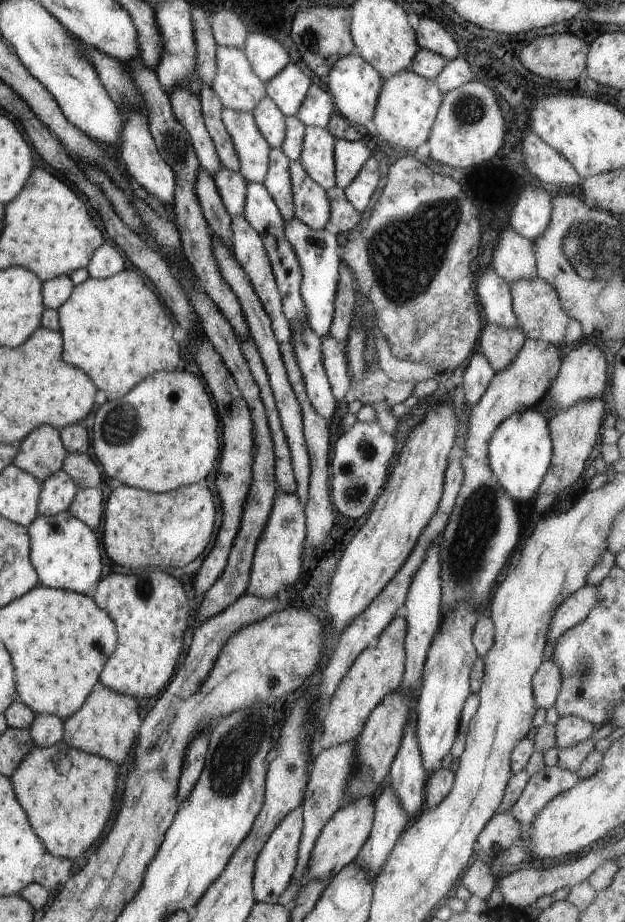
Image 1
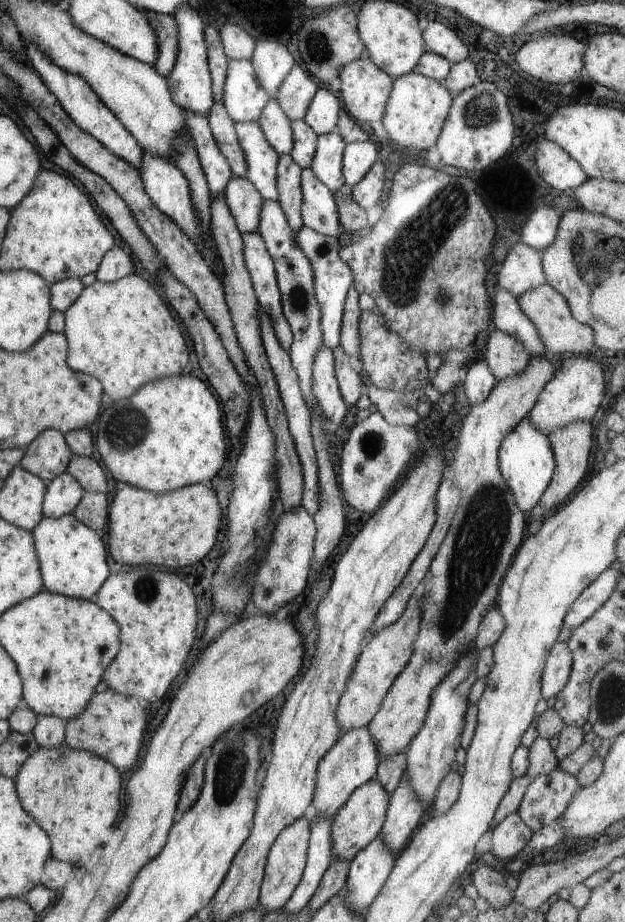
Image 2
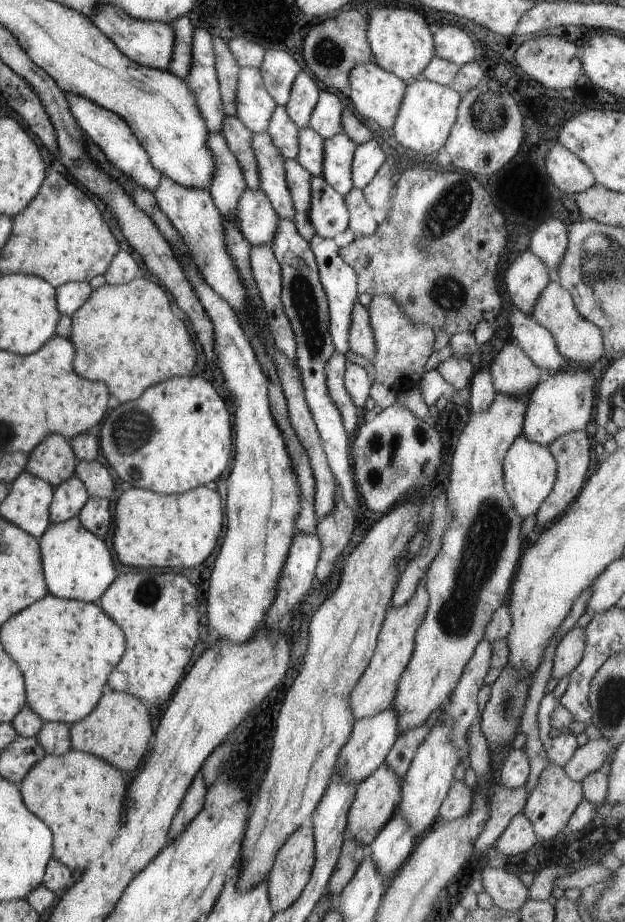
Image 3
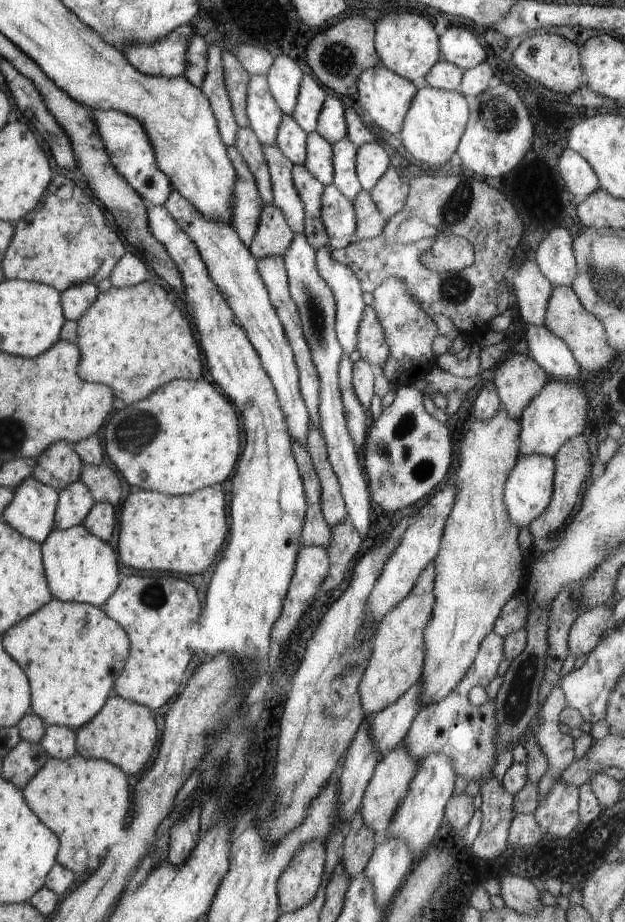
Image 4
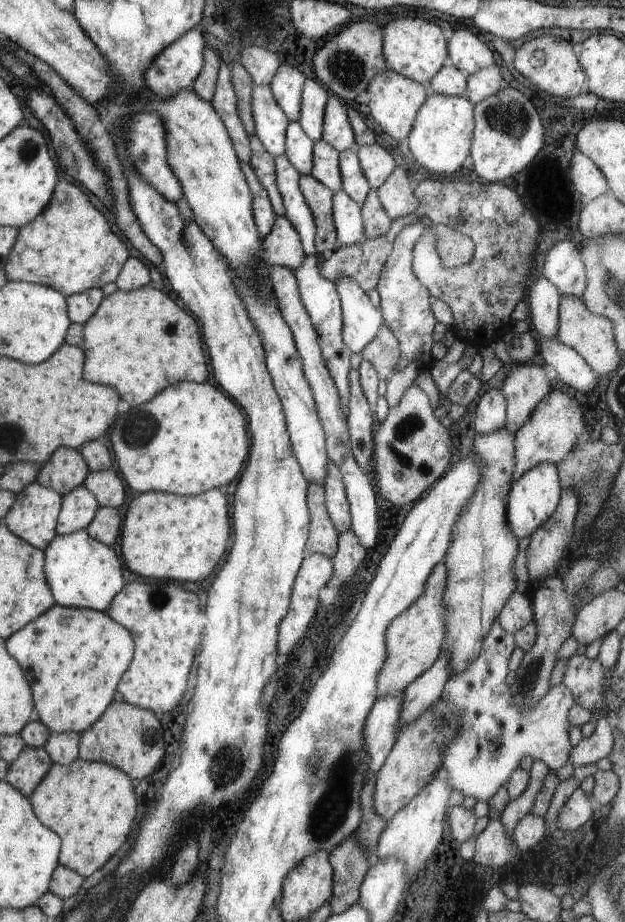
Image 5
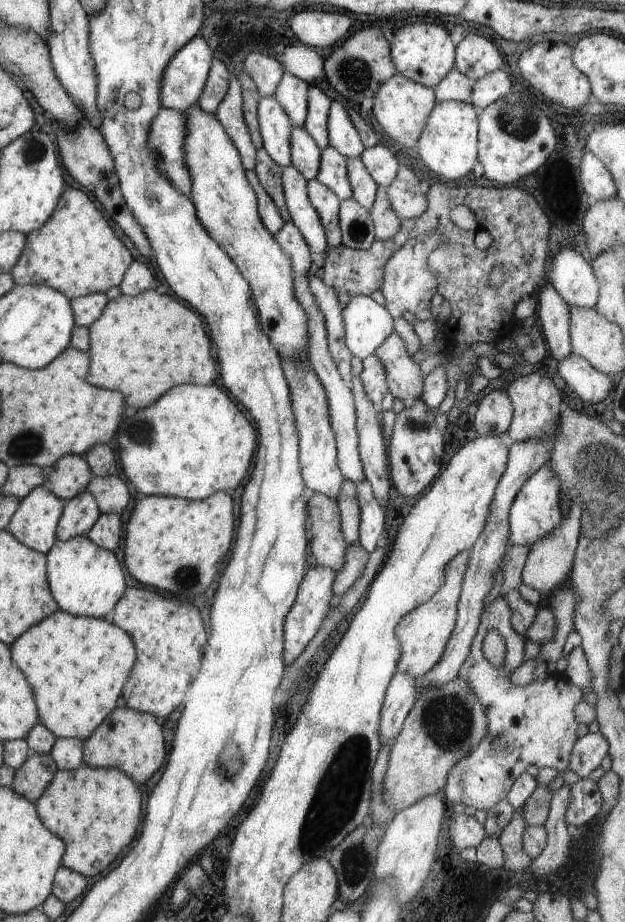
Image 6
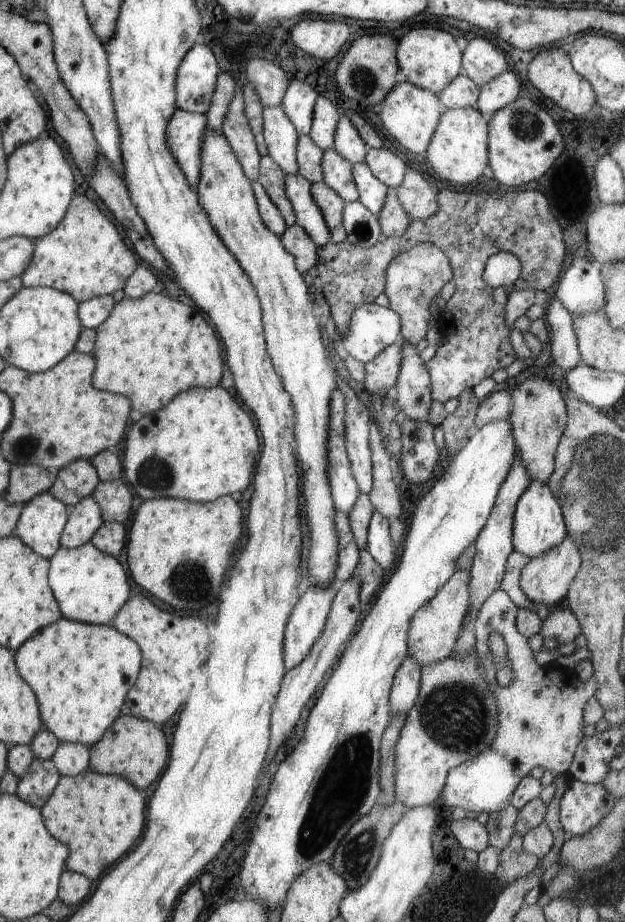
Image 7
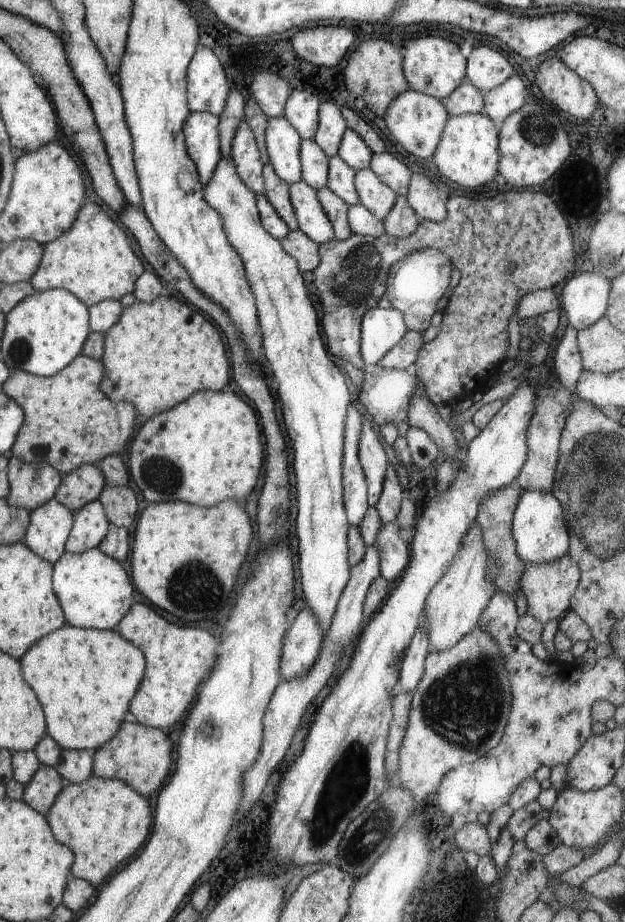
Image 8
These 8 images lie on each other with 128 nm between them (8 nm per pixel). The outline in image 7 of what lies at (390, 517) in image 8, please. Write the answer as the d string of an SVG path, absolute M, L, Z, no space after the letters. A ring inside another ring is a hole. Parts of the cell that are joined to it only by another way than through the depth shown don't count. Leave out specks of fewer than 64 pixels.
M372 418L370 420L370 448L372 448L374 484L368 496L374 510L380 512L384 518L388 519L390 516L399 518L403 510L395 475L395 457L388 454L382 440L383 436L381 436L376 418Z

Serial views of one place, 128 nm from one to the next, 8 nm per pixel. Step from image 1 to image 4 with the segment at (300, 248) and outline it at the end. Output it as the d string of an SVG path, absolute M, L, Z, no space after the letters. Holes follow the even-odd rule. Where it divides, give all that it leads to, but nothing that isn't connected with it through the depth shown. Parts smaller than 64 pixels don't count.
M330 245L322 246L316 250L315 264L322 279L330 286L332 293L334 294L334 299L336 302L336 335L338 342L342 344L342 348L346 350L349 356L356 349L356 344L358 344L358 328L362 324L362 318L364 318L364 312L366 312L366 303L363 300L363 291L361 288L360 280L354 275L354 272L336 262L332 258L332 250Z

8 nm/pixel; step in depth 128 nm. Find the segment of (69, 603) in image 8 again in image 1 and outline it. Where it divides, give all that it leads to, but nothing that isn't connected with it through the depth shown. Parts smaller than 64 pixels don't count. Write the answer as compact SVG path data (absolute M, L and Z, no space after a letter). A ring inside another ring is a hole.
M66 510L49 517L39 514L27 526L27 531L30 537L29 559L40 585L91 594L104 568L100 542L93 529Z

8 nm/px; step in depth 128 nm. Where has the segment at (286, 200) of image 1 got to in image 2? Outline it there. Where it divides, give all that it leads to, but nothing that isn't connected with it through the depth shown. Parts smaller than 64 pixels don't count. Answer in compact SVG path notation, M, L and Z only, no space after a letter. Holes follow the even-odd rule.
M289 154L280 155L277 166L277 201L294 232L303 227L301 172L301 166L298 166Z

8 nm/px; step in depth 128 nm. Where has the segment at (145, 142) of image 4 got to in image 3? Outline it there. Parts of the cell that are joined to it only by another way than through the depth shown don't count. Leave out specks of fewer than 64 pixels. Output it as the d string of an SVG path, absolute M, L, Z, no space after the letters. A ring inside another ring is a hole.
M65 92L65 97L69 104L71 115L85 136L100 147L106 158L118 170L124 172L125 177L128 177L129 181L135 182L135 185L143 186L154 192L154 189L158 188L160 184L162 174L154 168L154 165L150 162L148 153L138 142L138 139L134 136L126 121L104 107L94 104L85 96L80 96L78 93Z

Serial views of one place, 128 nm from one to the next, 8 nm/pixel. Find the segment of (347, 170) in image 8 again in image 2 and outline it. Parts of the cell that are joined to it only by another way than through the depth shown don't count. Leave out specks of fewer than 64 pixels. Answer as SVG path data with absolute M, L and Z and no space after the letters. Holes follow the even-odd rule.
M303 118L291 121L291 129L293 147L290 149L289 155L302 169L308 168L312 164L319 136Z

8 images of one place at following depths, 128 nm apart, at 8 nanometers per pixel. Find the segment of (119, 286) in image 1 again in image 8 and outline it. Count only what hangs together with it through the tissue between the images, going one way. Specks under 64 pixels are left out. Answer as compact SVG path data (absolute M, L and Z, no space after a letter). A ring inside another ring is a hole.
M160 296L152 302L136 301L128 308L124 308L118 324L114 324L113 328L103 334L104 354L101 362L106 374L100 382L100 388L106 397L110 396L112 400L134 404L138 414L148 419L174 408L196 392L227 390L231 366L220 335L221 330L218 330L210 320L206 320L204 314L176 298Z

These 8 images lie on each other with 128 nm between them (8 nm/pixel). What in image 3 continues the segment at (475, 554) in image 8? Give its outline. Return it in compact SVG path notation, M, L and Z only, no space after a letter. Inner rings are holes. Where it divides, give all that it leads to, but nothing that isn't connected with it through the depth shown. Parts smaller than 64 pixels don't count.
M425 576L418 583L414 596L402 606L387 610L383 626L378 633L378 642L374 654L368 662L360 680L350 692L349 707L356 720L370 718L392 708L397 684L401 674L412 656L415 645L415 634L419 624L424 620L429 605L429 594Z

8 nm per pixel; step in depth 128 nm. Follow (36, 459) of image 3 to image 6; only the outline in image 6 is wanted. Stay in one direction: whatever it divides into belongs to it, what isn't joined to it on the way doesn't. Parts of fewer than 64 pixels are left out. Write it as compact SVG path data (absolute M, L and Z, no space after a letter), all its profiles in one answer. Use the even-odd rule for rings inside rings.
M78 455L62 456L50 470L43 488L64 502L78 496L80 492L86 492L93 478L90 466L83 456Z

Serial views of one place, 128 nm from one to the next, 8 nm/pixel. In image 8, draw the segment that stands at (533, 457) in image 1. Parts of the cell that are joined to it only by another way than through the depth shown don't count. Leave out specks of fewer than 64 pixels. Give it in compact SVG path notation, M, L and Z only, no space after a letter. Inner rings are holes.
M525 490L514 510L512 537L518 557L524 563L540 564L560 560L569 555L569 533L566 532L565 516L562 516L561 502L551 492Z

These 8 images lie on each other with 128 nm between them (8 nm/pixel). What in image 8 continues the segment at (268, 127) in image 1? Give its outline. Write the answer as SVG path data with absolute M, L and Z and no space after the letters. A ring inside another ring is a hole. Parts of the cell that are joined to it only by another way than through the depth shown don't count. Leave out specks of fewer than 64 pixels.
M302 140L299 148L302 179L308 186L320 191L327 187L329 157L314 143L314 140Z

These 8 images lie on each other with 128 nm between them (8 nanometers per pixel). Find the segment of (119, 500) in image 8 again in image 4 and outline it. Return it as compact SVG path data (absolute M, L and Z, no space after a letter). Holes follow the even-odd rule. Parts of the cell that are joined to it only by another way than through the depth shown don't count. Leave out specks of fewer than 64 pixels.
M84 465L81 482L86 484L95 502L118 506L122 488L120 480L108 466Z

